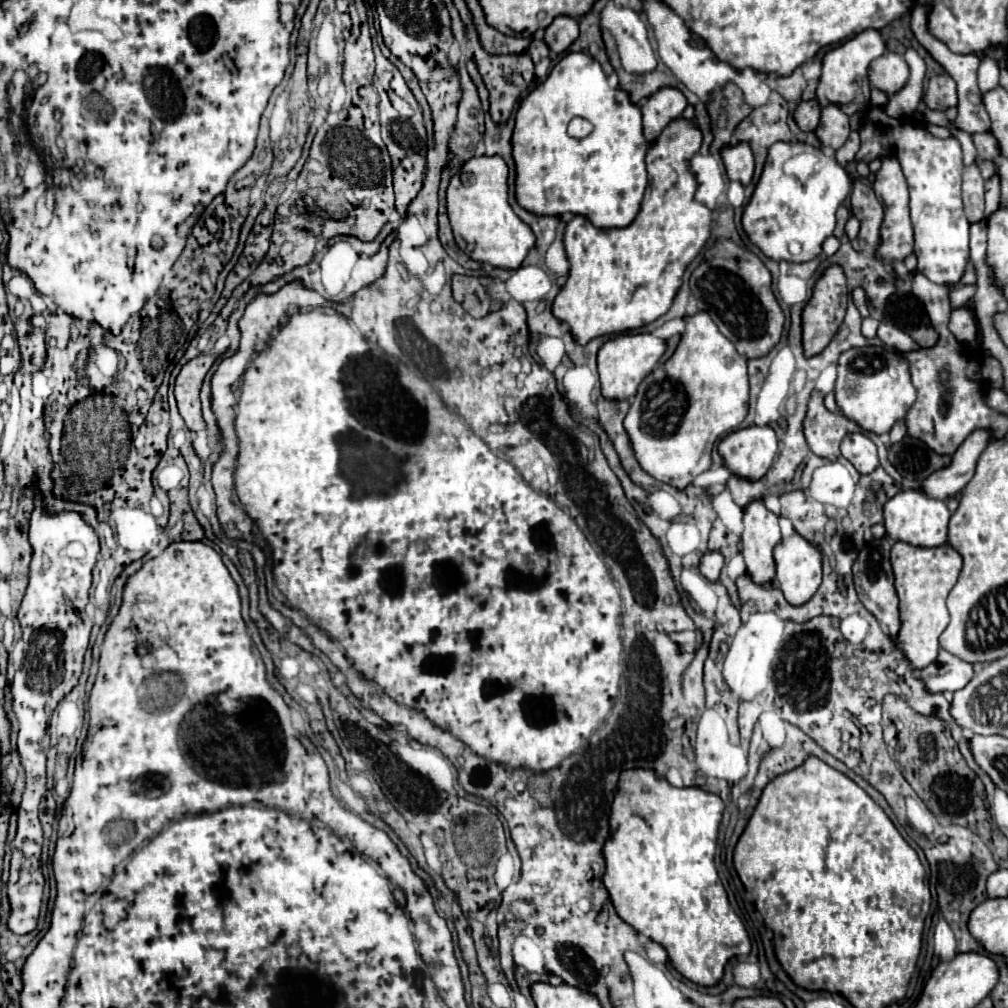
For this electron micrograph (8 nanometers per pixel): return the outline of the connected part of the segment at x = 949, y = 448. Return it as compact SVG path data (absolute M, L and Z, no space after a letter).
M922 273L914 275L912 293L926 305L928 317L934 329L938 331L940 341L932 349L904 353L906 361L910 363L912 383L918 389L918 399L906 413L908 435L922 439L932 451L940 455L952 455L974 429L984 427L998 431L1002 425L1002 415L984 403L978 357L966 353L948 329L950 311L952 311L948 303L948 291L950 289L946 289L946 285L930 283L930 279L926 279Z

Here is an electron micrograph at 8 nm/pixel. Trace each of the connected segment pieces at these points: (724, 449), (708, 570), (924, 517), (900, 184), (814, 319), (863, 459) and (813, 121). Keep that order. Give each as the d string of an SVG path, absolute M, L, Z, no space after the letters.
M746 427L730 433L718 445L726 467L748 479L760 479L778 453L778 437L772 427Z
M708 551L700 561L700 571L706 579L716 581L722 571L722 565L724 565L724 557L718 551Z
M920 489L900 491L884 505L884 527L888 537L892 537L894 541L906 541L918 547L940 547L948 541L948 521L950 521L950 511L946 503L928 497Z
M888 155L882 159L882 167L876 173L874 181L874 193L884 205L884 223L882 223L882 245L878 247L876 257L880 259L898 259L902 261L906 255L912 253L914 235L912 235L912 221L910 221L910 207L908 207L908 185L902 173L902 167L896 157Z
M836 265L828 267L824 271L824 275L818 279L818 283L814 287L814 295L802 313L802 343L804 343L806 353L810 353L810 355L820 353L830 343L830 339L838 331L840 323L844 321L846 301L848 301L848 291L846 291L846 277L844 277L842 269L838 269Z
M848 433L842 441L842 455L860 471L870 473L878 467L876 445L864 433Z
M816 99L800 101L794 111L794 119L802 131L816 131L818 123L820 123L820 111L822 109Z

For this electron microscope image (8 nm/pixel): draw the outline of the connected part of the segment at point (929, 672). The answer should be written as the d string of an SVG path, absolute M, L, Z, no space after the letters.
M940 651L936 661L930 663L926 669L922 669L918 673L924 681L928 689L934 689L934 693L944 693L944 691L958 691L962 689L974 675L974 665L948 653L948 651Z

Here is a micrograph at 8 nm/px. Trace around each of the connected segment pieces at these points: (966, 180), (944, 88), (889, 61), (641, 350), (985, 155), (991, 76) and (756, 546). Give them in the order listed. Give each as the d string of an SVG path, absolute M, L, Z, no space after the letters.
M974 163L968 167L968 173L962 173L962 199L964 211L970 223L984 221L984 179Z
M946 73L934 75L924 93L924 103L930 109L946 109L946 107L956 105L956 101L958 101L958 95L956 95L954 79Z
M888 51L870 63L868 77L874 89L884 91L886 95L894 95L908 83L910 69L902 55Z
M622 333L602 345L598 351L598 373L602 383L602 395L612 401L622 401L636 395L638 385L646 375L650 375L660 357L666 353L666 339L652 333Z
M982 133L982 135L974 135L974 145L978 149L978 161L982 159L996 159L1000 155L1000 149L998 149L998 141L992 133Z
M984 59L978 69L978 87L982 93L998 87L998 63L994 59Z
M760 497L752 499L744 511L742 555L754 583L776 581L776 563L772 551L780 539L778 515L768 511Z

